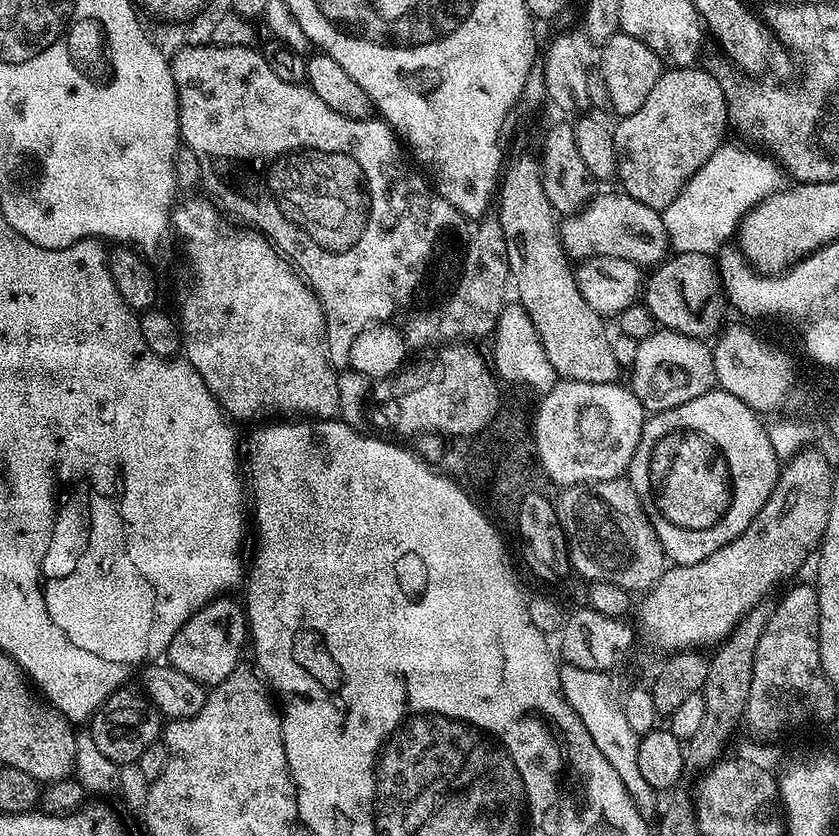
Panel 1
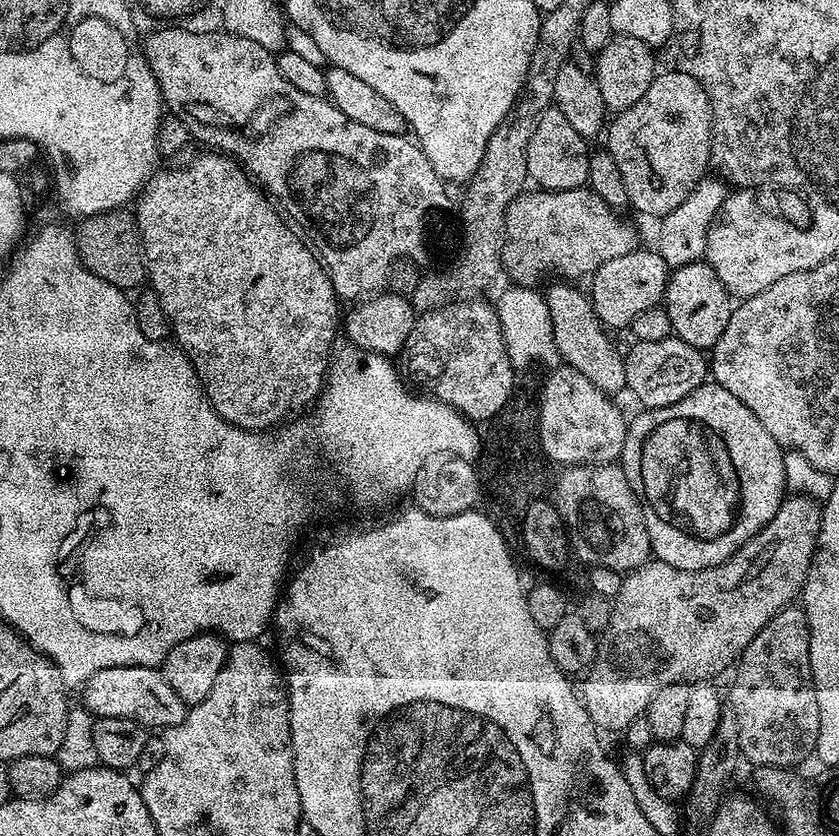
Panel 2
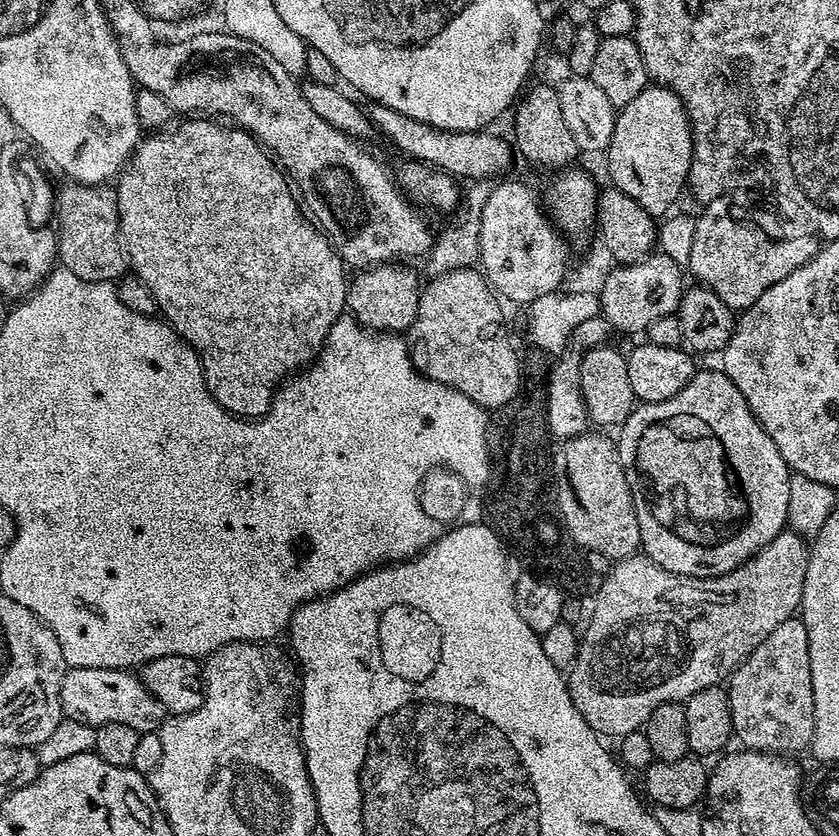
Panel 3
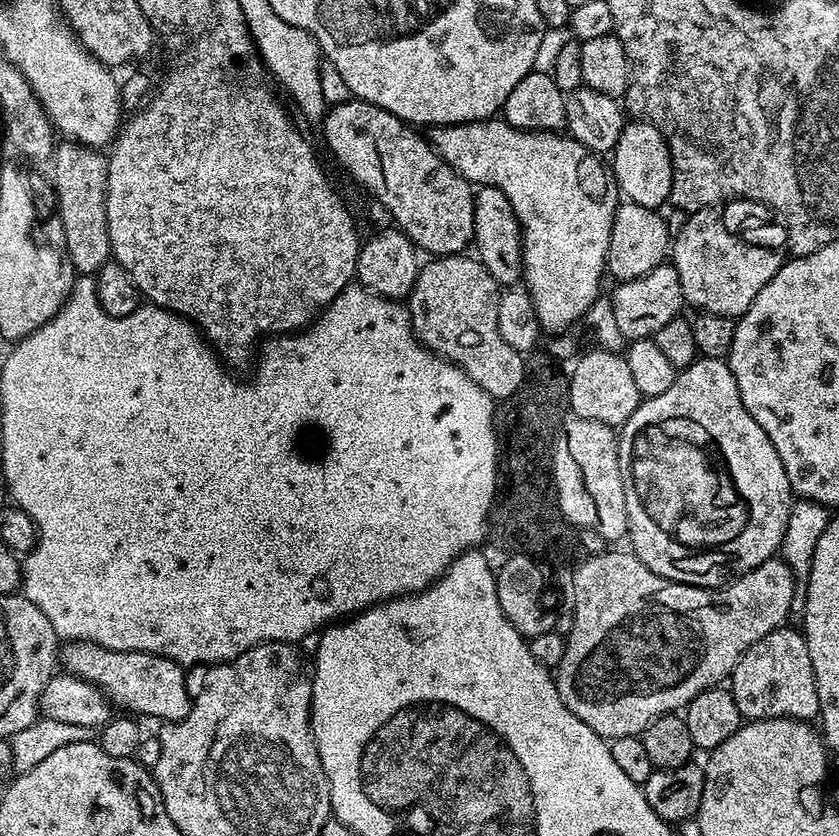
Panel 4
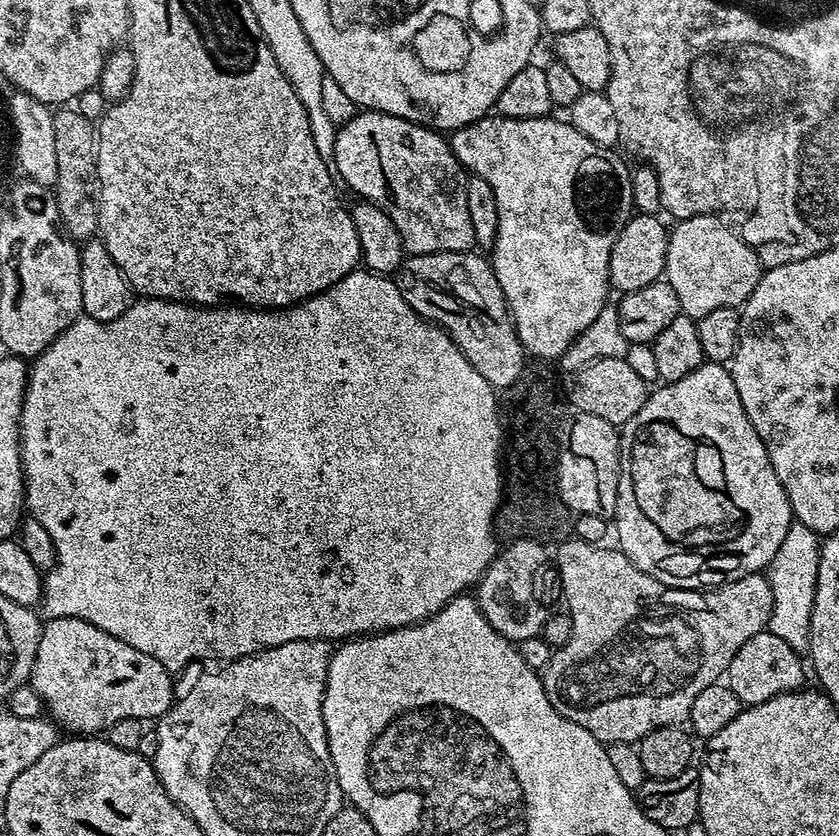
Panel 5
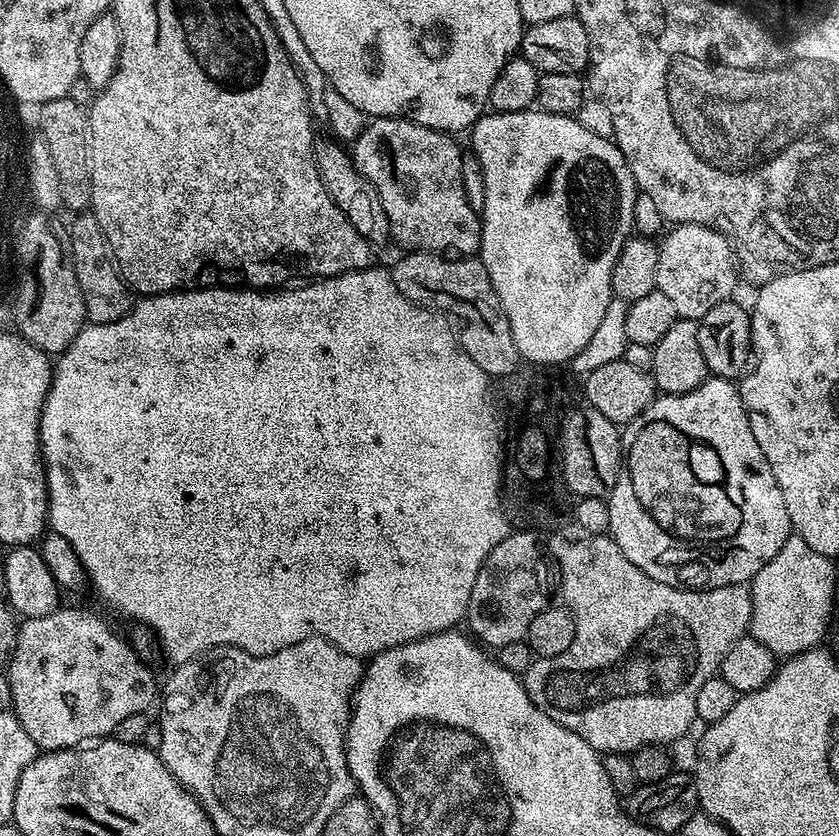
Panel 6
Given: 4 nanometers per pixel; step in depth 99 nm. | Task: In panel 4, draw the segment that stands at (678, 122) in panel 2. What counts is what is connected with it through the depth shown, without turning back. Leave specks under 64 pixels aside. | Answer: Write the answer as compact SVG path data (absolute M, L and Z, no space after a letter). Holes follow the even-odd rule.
M639 118L625 123L624 129L618 134L617 144L611 150L610 167L616 179L616 185L620 187L620 195L627 203L657 210L663 209L664 203L666 205L669 203L672 195L672 155L664 135L653 124L649 124Z

